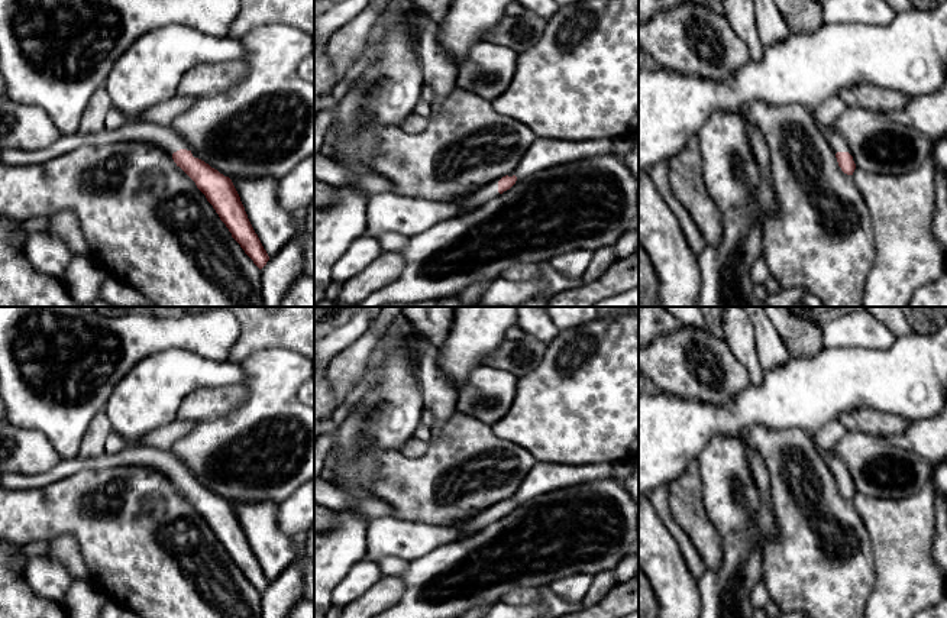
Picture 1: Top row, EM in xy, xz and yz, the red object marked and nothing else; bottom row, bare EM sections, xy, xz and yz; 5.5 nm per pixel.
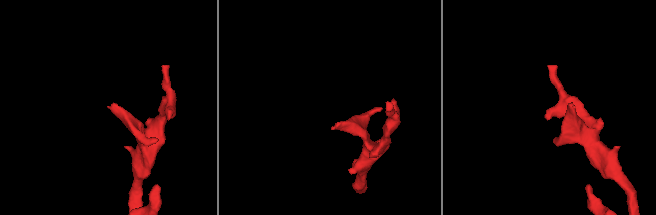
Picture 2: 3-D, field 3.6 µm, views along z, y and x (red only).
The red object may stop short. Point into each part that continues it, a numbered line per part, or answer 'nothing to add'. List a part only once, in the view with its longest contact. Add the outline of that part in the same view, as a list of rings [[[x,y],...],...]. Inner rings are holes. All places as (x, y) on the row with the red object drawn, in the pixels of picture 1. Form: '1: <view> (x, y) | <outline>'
1: xy (133, 129) | [[[127,119],[127,122],[116,130],[109,130],[104,127],[93,135],[72,133],[68,136],[61,136],[52,146],[42,151],[0,148],[0,161],[9,165],[36,165],[84,145],[106,146],[125,140],[138,140],[156,145],[171,156],[180,149],[187,149],[194,158],[197,158],[188,143],[171,127],[158,126],[139,119]]]

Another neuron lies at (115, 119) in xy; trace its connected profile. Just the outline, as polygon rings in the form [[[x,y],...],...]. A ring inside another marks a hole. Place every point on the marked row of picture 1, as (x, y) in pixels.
[[[111,107],[104,117],[104,127],[109,130],[116,130],[122,127],[126,122],[127,117],[116,107]]]

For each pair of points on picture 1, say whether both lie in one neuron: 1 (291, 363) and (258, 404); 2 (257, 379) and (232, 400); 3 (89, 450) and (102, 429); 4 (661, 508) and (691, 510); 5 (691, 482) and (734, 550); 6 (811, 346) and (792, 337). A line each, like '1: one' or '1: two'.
1: one
2: two
3: one
4: two
5: two
6: one

